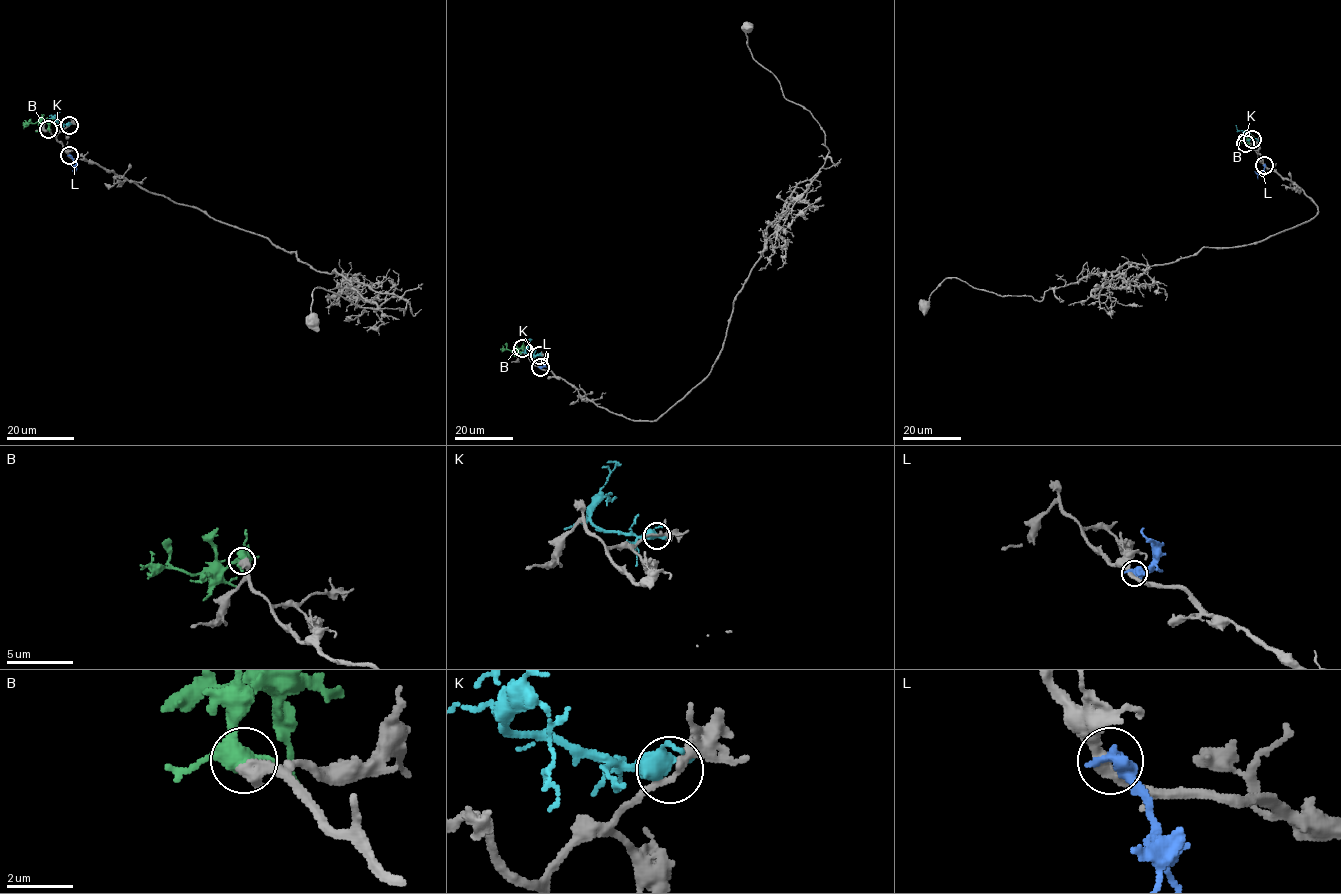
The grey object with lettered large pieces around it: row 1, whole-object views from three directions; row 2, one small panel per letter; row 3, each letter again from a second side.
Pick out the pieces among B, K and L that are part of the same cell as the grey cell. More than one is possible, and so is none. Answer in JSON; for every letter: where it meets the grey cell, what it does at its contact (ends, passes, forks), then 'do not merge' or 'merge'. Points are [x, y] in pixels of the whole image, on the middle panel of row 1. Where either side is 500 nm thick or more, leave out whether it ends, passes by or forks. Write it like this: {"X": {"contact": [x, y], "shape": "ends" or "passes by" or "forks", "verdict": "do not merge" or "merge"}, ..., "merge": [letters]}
{"B": {"contact": [522, 348], "shape": "passes by", "verdict": "merge"}, "K": {"contact": [539, 355], "shape": "passes by", "verdict": "do not merge"}, "L": {"contact": [540, 367], "verdict": "do not merge"}, "merge": ["B"]}

